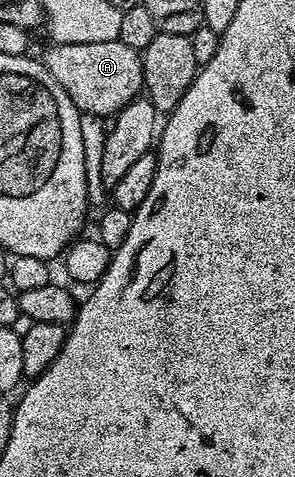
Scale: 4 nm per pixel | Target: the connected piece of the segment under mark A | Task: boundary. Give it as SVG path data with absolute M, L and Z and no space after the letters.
M122 40L107 42L83 42L82 44L50 43L43 55L45 68L67 90L67 98L76 106L78 112L98 118L116 117L132 100L142 95L145 87L142 53L127 46Z

